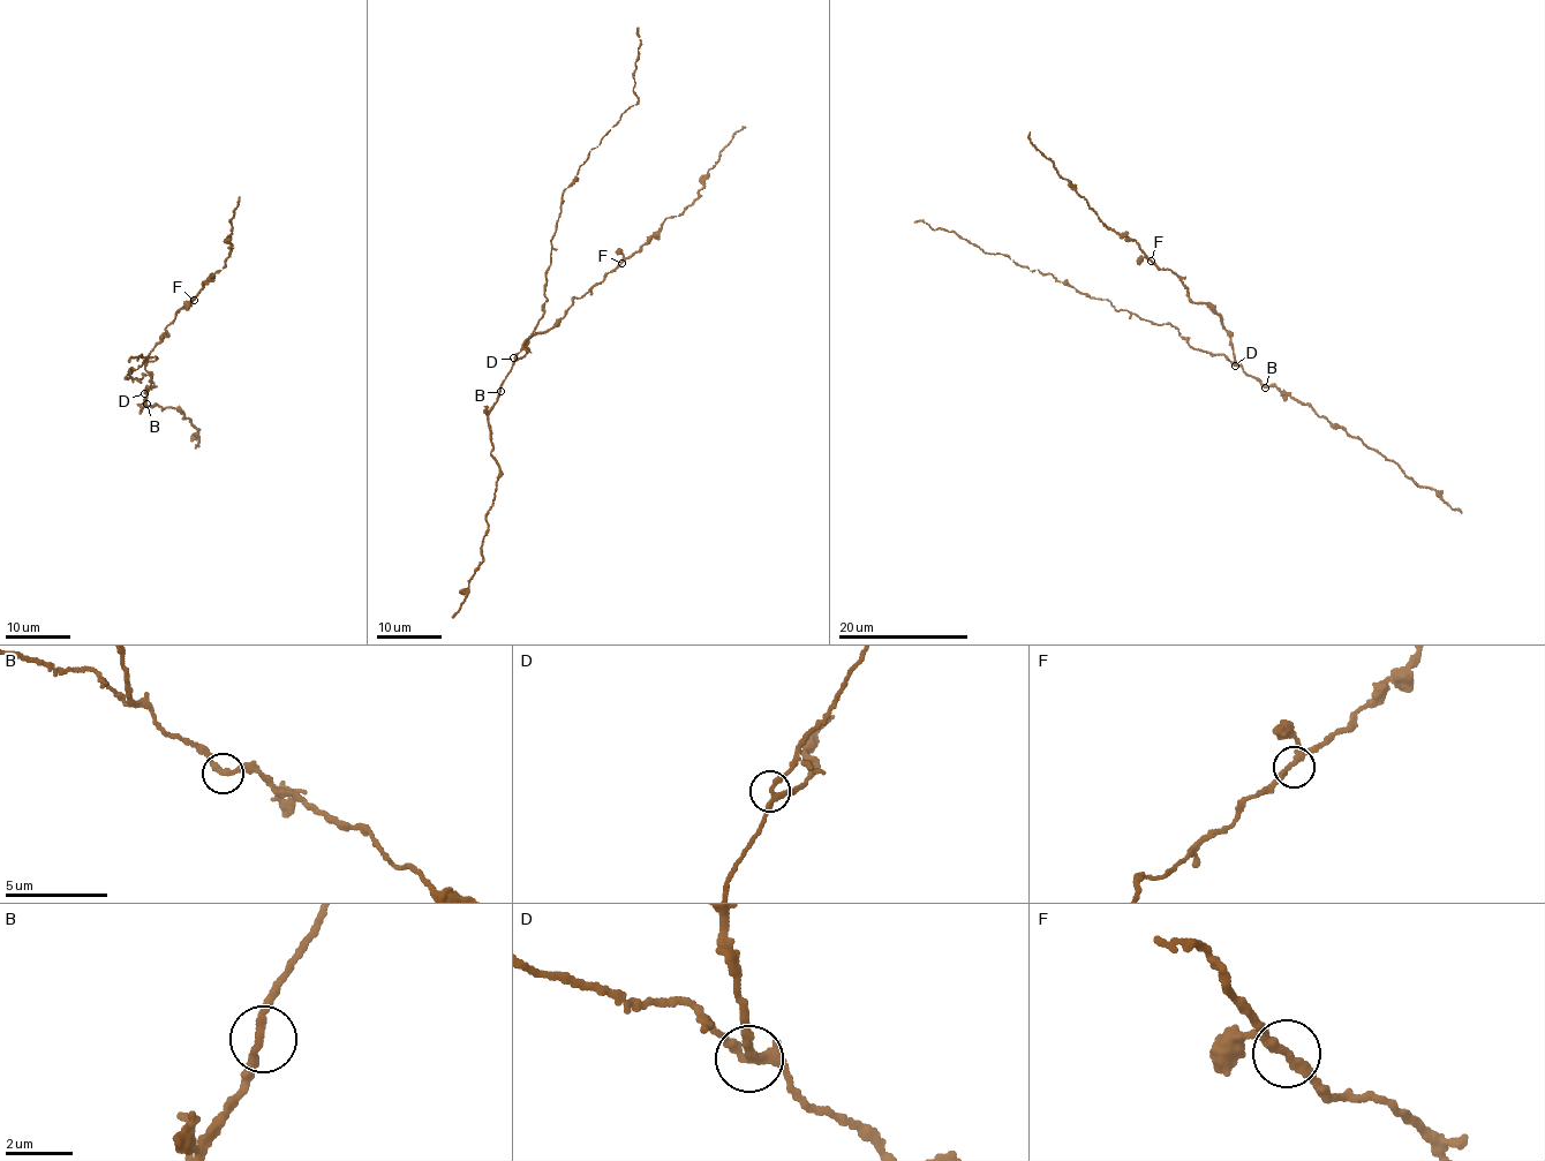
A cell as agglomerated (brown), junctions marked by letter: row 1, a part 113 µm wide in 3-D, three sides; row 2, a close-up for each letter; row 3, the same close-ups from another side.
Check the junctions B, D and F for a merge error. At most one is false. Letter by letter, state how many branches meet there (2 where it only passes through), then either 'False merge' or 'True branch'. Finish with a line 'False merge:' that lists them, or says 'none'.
B: Branches: 2. True branch
D: Branches: 3. False merge
F: Branches: 3. True branch
False merge: D

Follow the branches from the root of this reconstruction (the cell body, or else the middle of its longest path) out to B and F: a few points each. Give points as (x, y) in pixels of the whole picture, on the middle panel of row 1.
B: (515, 355), (500, 391)
F: (515, 355), (525, 355), (528, 340), (545, 332), (565, 315), (572, 296), (582, 296), (622, 263)

